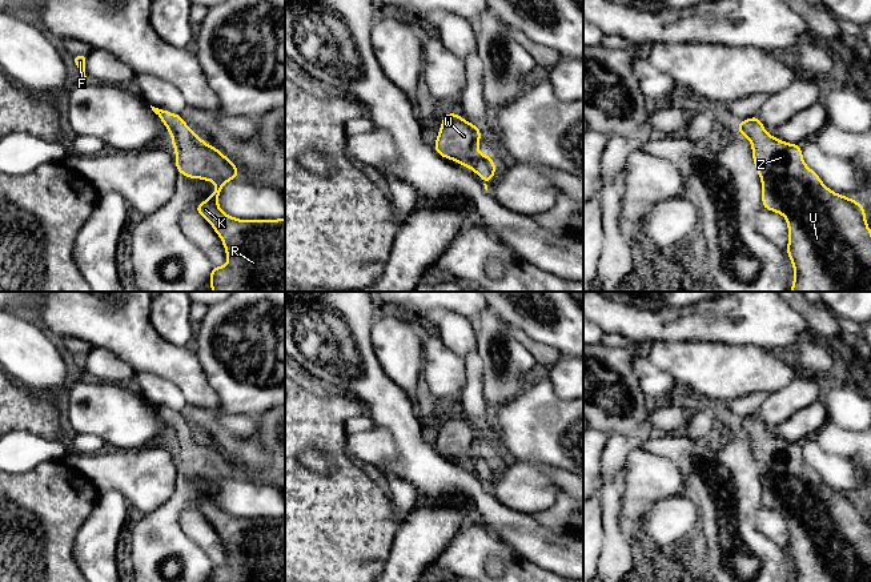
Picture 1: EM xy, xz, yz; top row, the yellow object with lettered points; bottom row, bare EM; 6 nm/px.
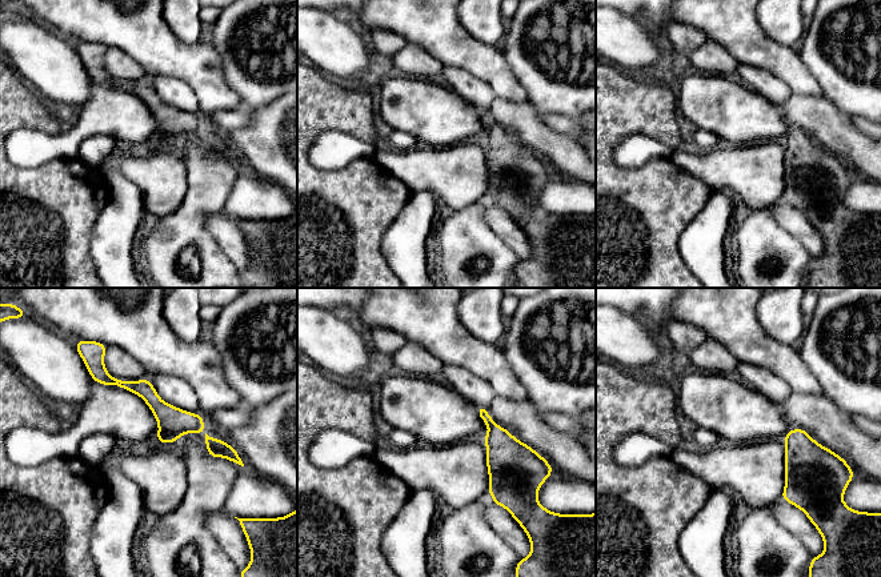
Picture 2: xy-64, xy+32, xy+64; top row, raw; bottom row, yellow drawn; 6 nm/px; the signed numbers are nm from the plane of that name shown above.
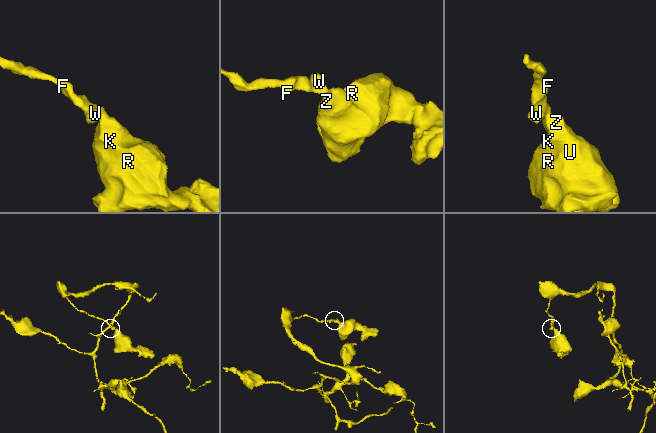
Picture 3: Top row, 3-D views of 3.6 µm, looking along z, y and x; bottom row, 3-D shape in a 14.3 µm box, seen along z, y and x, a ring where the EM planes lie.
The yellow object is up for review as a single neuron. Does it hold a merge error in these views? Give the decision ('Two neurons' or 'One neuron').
One neuron

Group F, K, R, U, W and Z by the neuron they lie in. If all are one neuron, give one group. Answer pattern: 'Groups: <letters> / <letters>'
Groups: F K R U W Z

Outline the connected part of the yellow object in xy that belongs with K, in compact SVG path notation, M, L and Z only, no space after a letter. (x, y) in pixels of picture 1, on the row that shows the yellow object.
M152 107L172 136L177 173L216 184L214 192L194 210L208 220L221 238L228 264L213 266L209 274L212 292L285 292L285 217L278 220L238 220L218 206L222 186L240 176L237 166L217 148L202 141L180 115Z

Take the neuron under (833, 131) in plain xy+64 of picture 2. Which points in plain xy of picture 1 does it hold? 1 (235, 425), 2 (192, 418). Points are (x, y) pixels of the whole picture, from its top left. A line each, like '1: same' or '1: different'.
1: different
2: same

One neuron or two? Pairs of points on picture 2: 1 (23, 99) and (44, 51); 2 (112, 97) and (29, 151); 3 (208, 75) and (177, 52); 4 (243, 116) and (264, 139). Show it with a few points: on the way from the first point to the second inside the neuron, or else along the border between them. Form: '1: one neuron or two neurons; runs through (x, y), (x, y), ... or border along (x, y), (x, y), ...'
1: two neurons; border along (13, 68), (52, 105)
2: one neuron; runs through (92, 117), (63, 145), (49, 147)
3: one neuron; runs through (200, 68), (185, 60)
4: two neurons; border along (249, 111), (249, 121), (245, 125), (219, 135)

